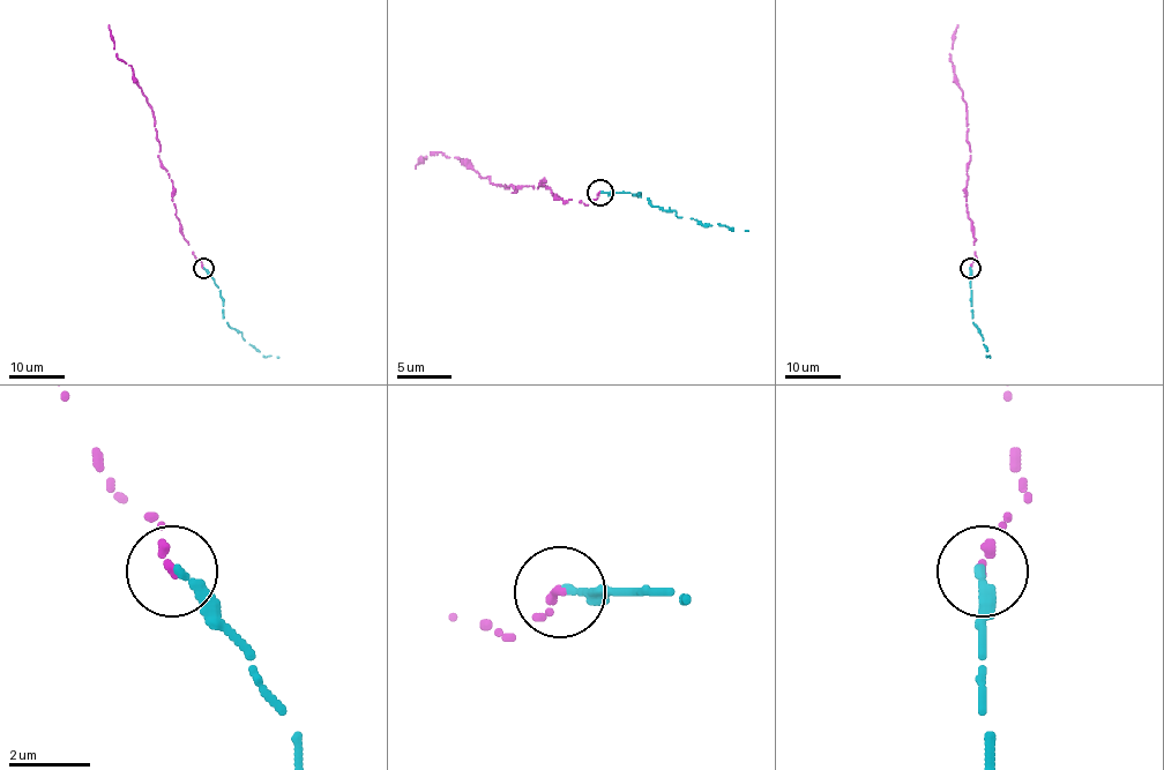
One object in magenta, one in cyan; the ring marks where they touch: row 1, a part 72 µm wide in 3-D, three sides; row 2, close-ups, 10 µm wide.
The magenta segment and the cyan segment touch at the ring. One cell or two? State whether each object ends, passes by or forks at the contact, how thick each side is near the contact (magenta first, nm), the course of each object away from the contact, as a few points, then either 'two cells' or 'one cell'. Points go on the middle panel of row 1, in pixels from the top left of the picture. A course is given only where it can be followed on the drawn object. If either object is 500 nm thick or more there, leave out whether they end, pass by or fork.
magenta ends | cyan ends | 220/260 nm | magenta via (601, 193), (584, 204), (546, 185), (522, 185), (514, 193), (462, 161), (432, 152), (416, 169) | cyan via (601, 193), (633, 193), (655, 207), (673, 209), (679, 217), (747, 231) | two cells

